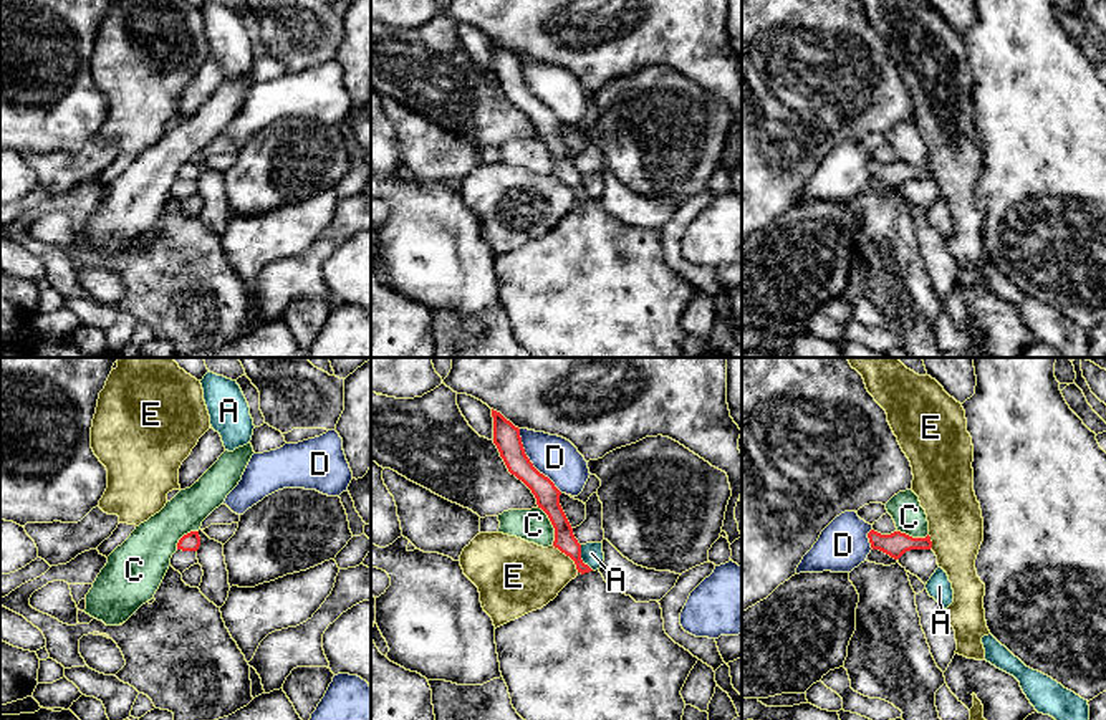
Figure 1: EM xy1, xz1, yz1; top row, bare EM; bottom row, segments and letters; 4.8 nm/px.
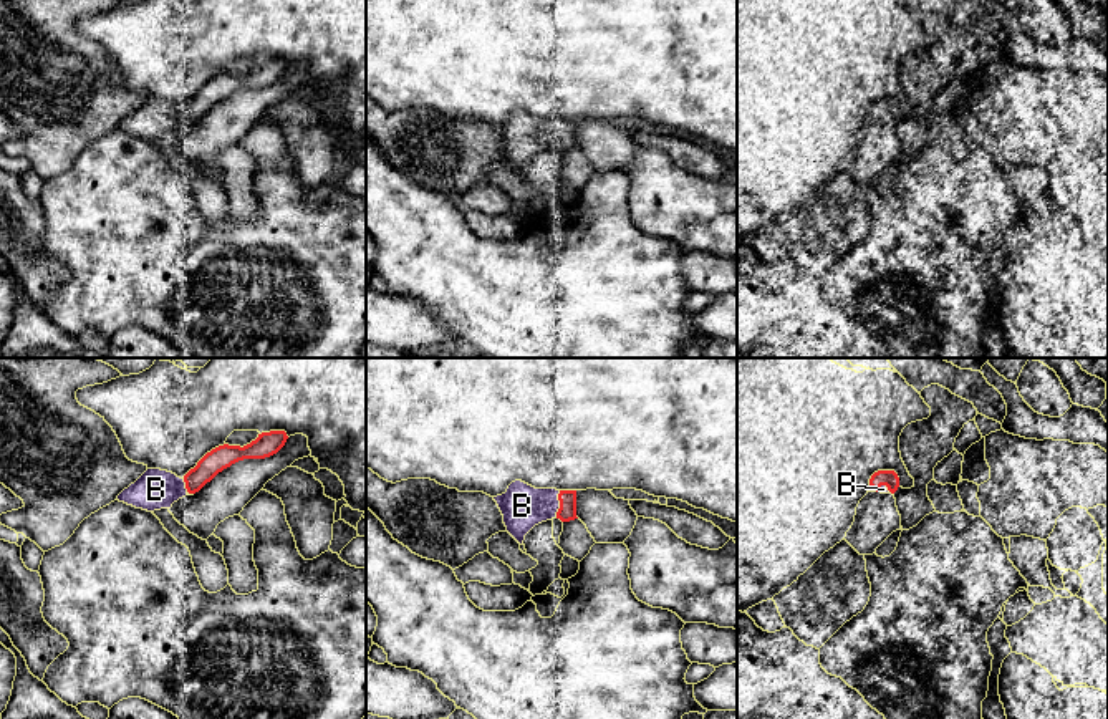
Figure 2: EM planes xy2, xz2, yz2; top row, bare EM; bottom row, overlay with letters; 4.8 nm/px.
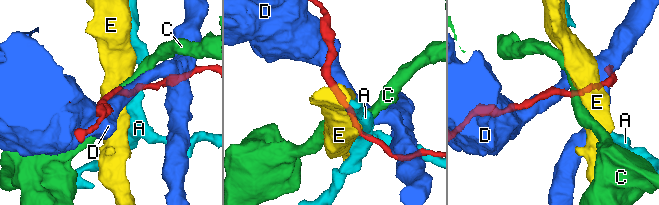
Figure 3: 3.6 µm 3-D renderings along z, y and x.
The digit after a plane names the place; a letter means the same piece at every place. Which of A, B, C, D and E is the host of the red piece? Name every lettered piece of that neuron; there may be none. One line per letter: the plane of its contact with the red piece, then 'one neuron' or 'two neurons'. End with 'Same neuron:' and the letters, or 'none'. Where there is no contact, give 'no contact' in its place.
A: xz1 | two neurons
B: xz2 | one neuron
C: xz1 | two neurons
D: xz1 | two neurons
E: xz1 | two neurons
Same neuron: B

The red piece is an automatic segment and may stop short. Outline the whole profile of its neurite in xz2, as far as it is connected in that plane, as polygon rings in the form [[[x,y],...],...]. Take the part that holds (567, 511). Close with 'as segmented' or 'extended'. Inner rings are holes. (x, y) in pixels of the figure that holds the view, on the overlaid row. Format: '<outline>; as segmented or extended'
[[[522,480],[508,485],[507,492],[494,497],[507,532],[523,545],[525,535],[538,524],[560,519],[570,522],[576,517],[576,490],[535,489]]]; extended

